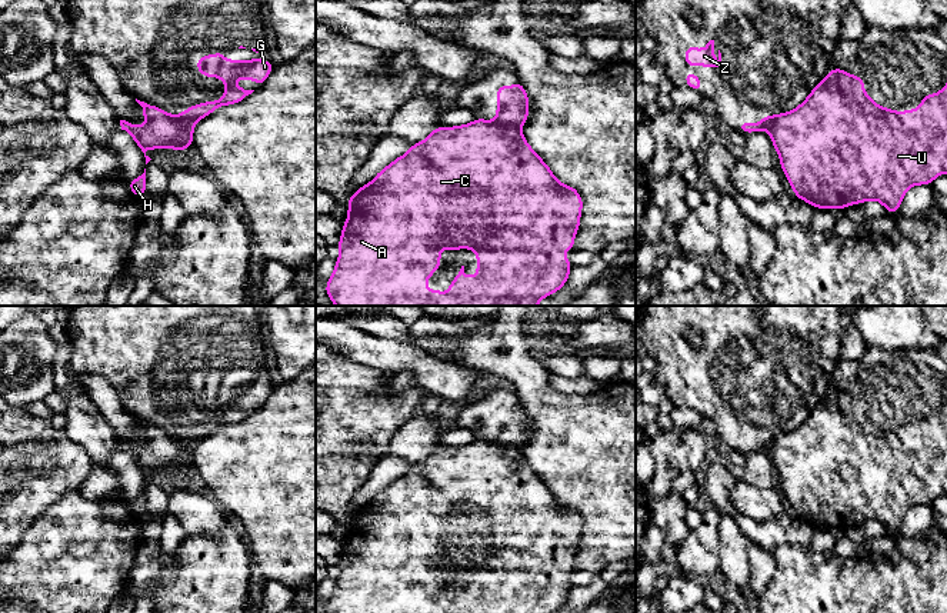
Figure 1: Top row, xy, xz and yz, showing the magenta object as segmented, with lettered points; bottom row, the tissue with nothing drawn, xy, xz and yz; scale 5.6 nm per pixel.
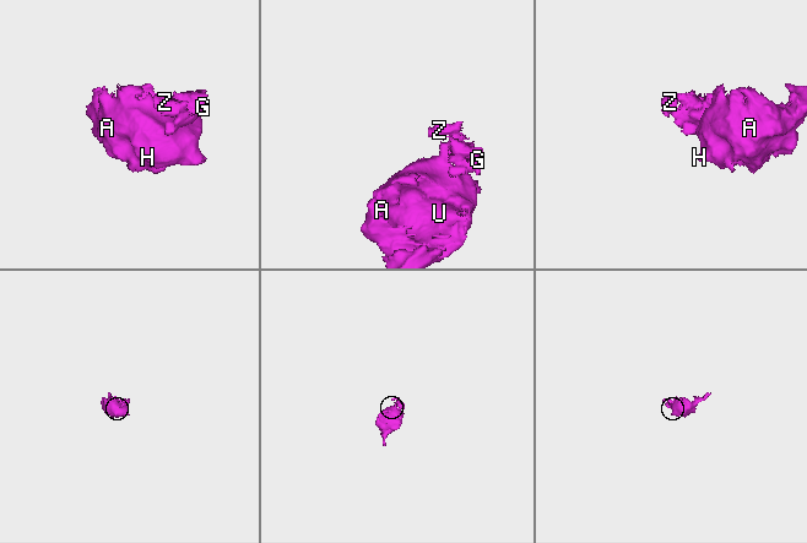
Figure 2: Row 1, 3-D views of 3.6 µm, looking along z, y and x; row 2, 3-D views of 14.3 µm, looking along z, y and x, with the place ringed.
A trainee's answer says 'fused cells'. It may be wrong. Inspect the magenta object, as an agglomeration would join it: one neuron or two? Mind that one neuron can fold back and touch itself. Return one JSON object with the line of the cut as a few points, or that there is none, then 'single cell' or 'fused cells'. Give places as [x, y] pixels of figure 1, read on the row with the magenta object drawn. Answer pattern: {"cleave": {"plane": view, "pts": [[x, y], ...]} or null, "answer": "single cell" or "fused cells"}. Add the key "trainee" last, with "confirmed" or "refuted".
{"cleave": {"plane": "xz", "pts": [[493, 122], [519, 130]]}, "answer": "fused cells", "trainee": "confirmed"}

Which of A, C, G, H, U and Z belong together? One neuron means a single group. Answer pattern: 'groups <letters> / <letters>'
groups A C H U / G Z

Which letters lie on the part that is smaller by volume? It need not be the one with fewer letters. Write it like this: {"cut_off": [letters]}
{"cut_off": ["G", "Z"]}

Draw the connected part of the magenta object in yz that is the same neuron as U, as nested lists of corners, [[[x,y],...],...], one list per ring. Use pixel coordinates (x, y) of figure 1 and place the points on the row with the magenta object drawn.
[[[833,69],[798,107],[787,113],[778,113],[767,130],[773,140],[774,150],[778,153],[781,169],[793,187],[796,197],[810,203],[816,209],[838,207],[844,210],[854,203],[861,204],[866,200],[878,200],[890,214],[894,214],[910,187],[916,184],[930,186],[931,181],[941,176],[943,171],[947,173],[947,89],[940,89],[937,94],[923,96],[920,109],[893,111],[891,109],[877,106],[876,101],[864,93],[863,77],[848,74],[843,69]]]

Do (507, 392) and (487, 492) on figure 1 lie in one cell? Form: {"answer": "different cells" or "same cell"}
{"answer": "different cells"}

